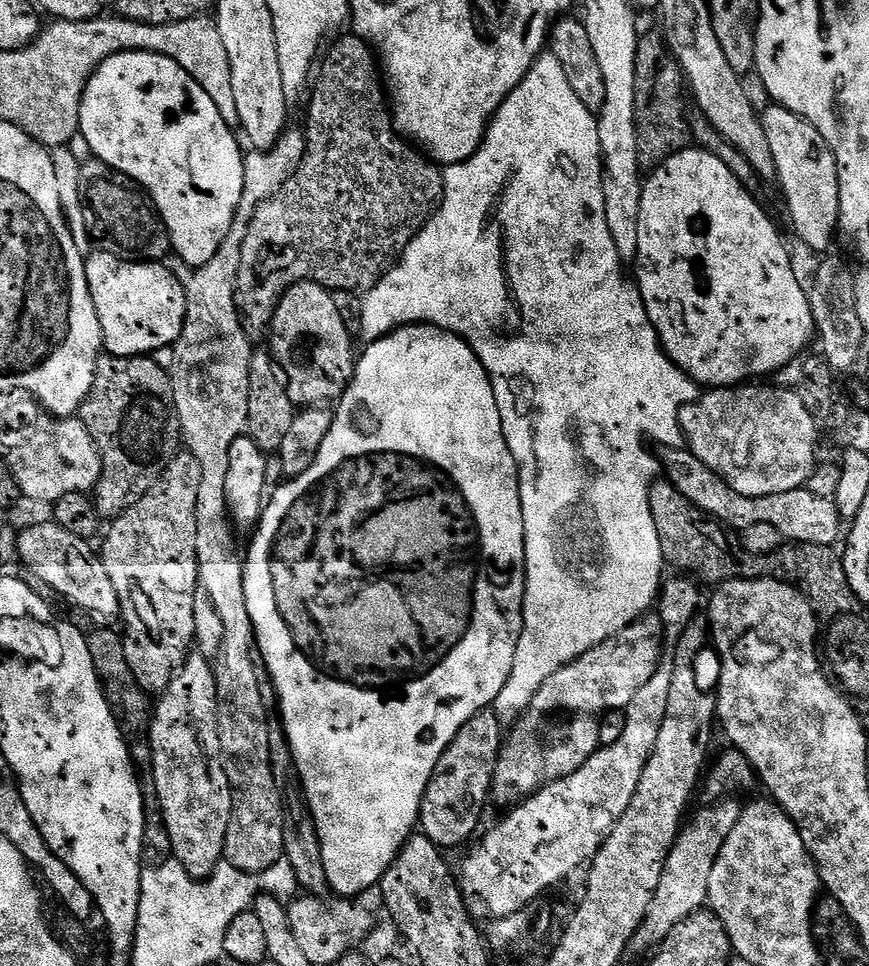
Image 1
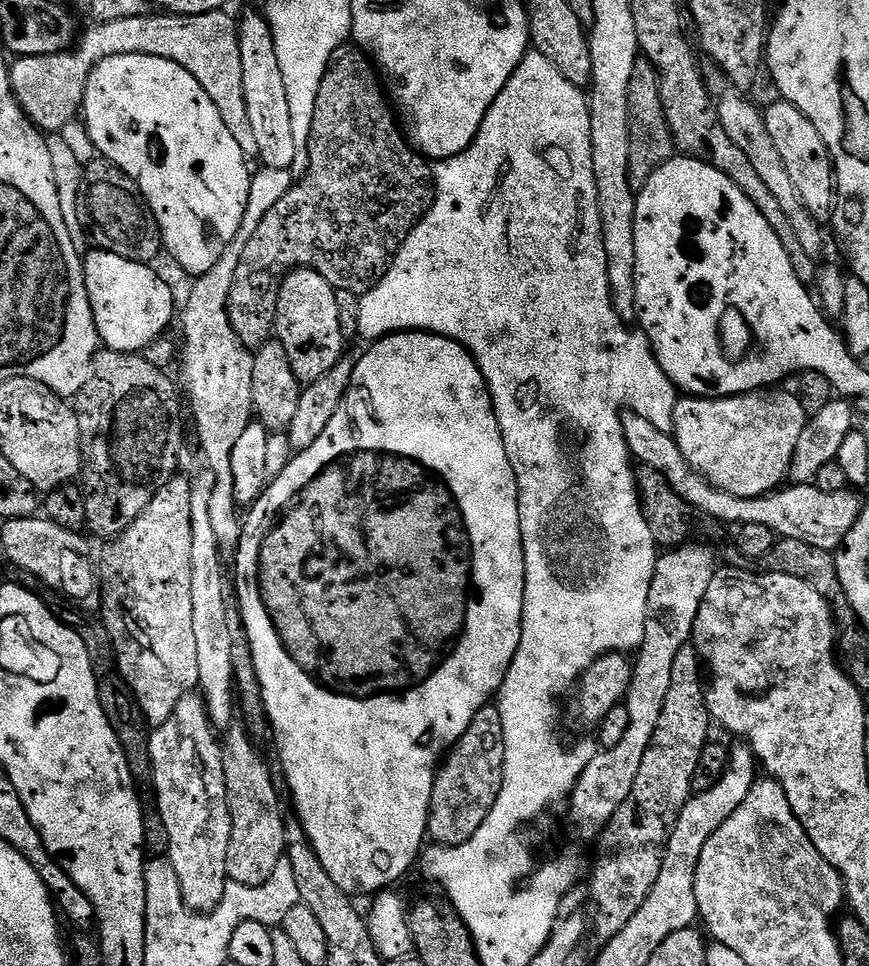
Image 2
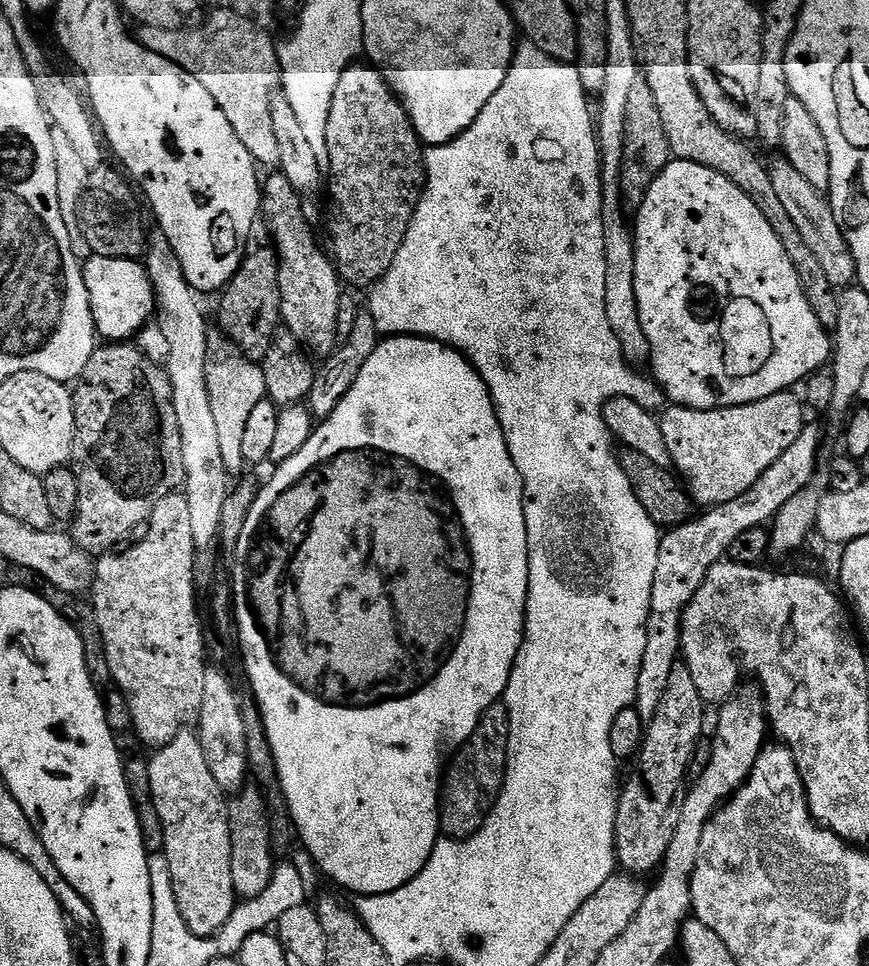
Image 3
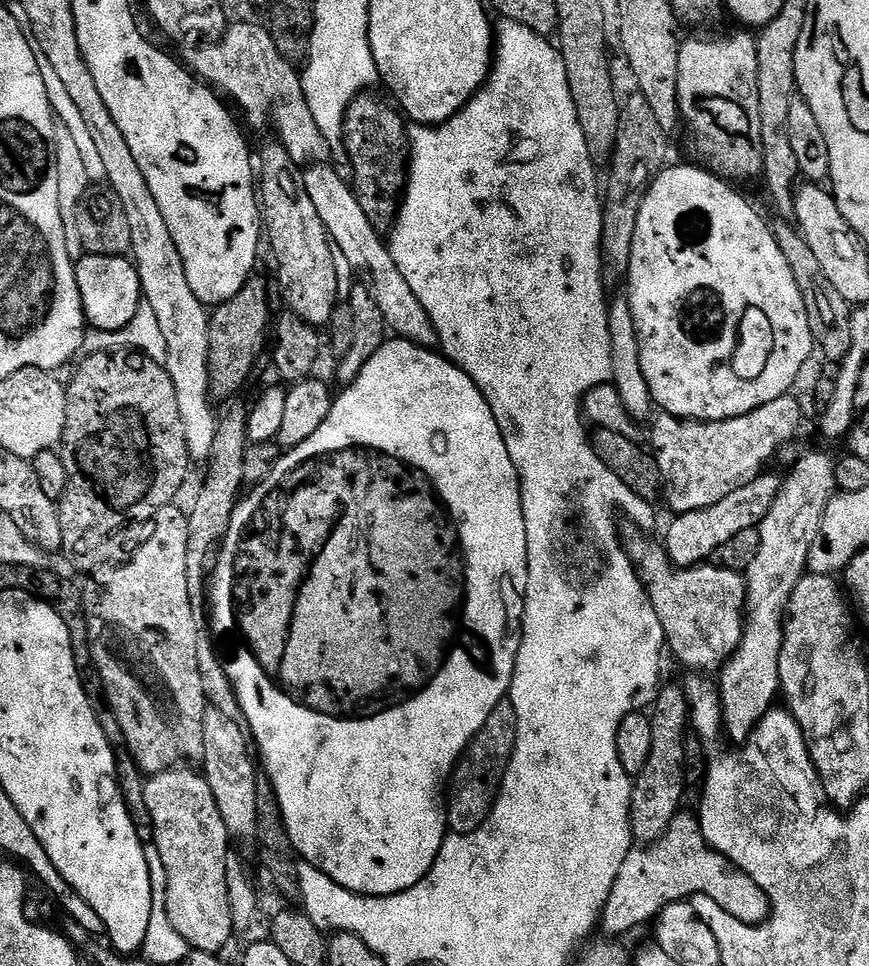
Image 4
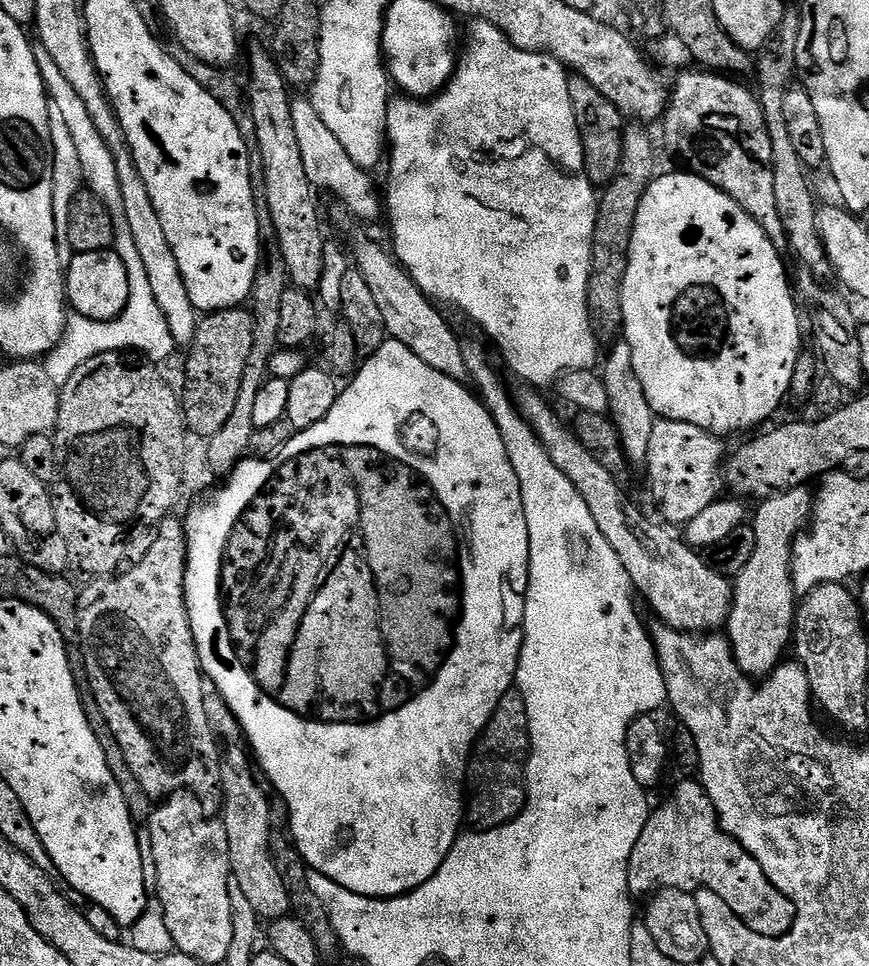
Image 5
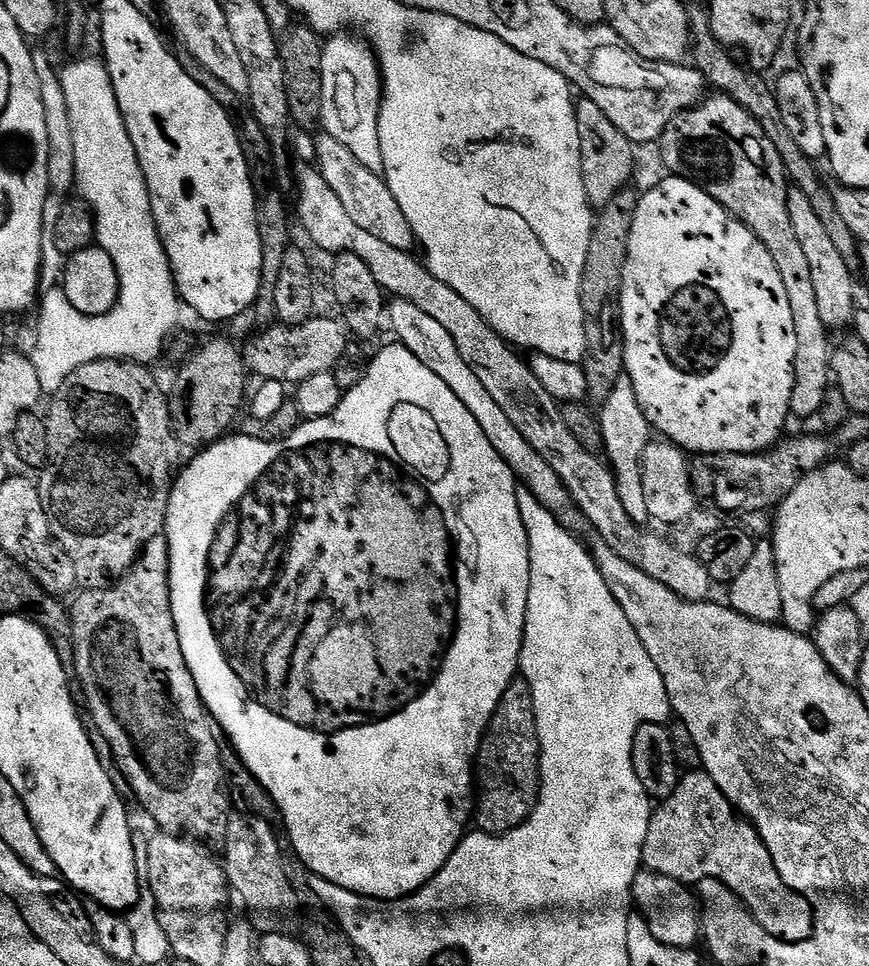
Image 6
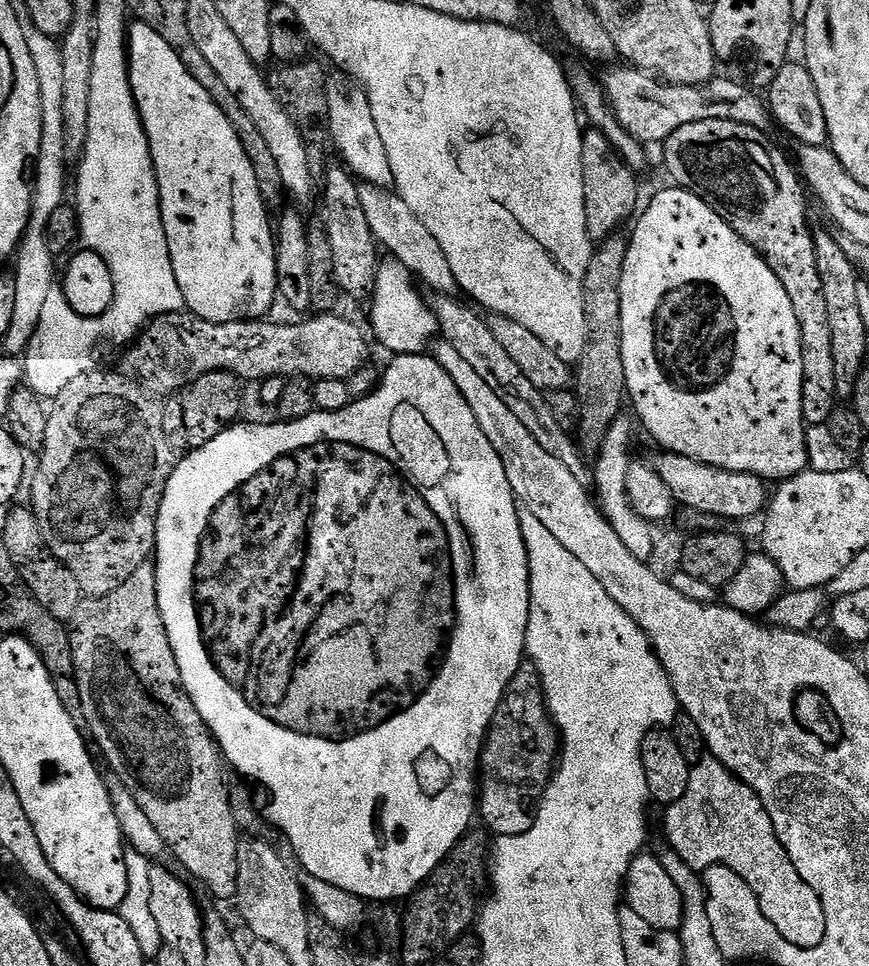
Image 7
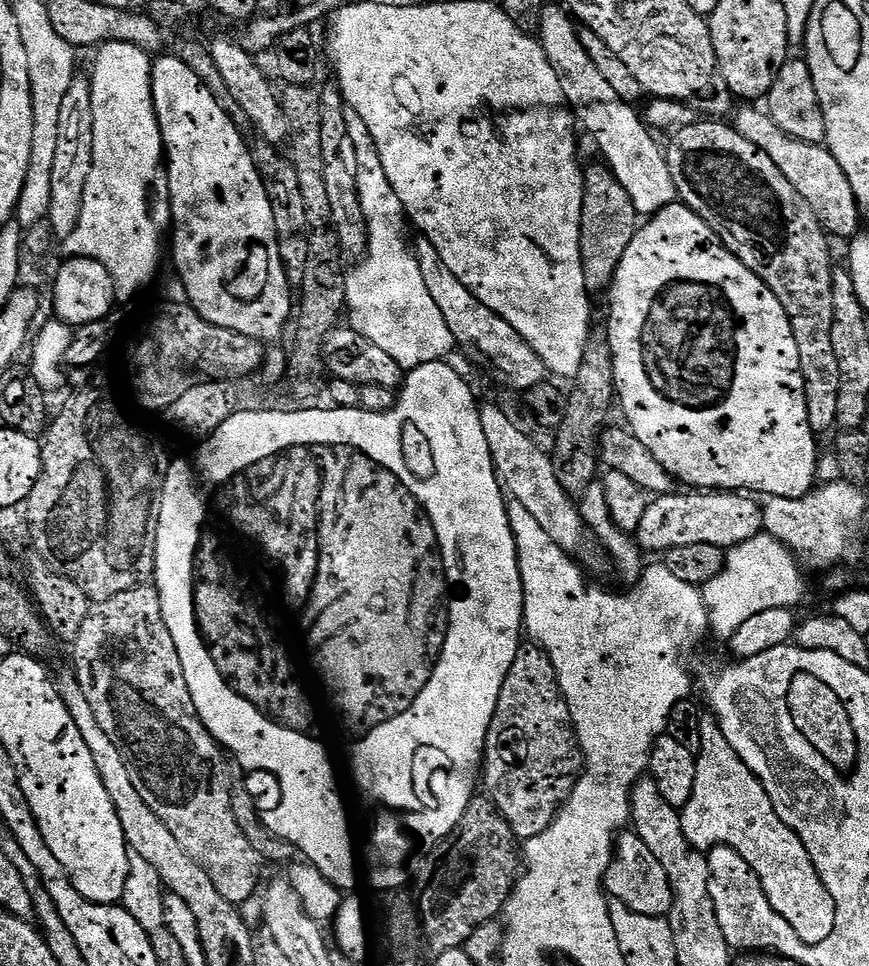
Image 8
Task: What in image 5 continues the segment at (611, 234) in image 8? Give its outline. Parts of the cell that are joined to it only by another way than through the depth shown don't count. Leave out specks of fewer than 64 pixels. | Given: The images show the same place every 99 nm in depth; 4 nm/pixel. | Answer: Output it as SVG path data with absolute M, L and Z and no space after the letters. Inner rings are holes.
M575 74L569 75L570 106L574 106L574 122L578 122L578 134L582 138L584 165L586 174L594 186L607 186L618 174L618 166L622 162L622 142L626 117L623 112L606 98L595 86L590 86L586 78Z

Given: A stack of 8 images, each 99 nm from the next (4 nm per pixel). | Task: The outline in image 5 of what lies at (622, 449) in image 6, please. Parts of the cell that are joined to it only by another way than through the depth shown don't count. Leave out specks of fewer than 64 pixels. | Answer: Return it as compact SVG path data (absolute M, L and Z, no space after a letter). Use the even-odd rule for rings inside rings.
M620 338L611 345L608 357L602 360L602 375L606 386L608 412L610 419L622 438L624 453L628 455L629 465L647 465L650 450L650 434L654 434L657 415L652 411L650 402L646 402L646 390L642 390L642 382L638 382L638 374L634 370L634 358L630 354L627 340Z

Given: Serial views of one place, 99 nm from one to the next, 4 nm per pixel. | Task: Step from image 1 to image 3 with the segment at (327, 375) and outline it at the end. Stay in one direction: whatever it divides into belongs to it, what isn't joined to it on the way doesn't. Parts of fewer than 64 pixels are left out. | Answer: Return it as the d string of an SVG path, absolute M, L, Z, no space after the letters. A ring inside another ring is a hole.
M275 174L262 184L262 220L272 231L271 243L278 257L280 287L280 318L283 327L298 338L298 342L313 357L327 358L336 351L336 323L342 299L342 281L329 253L320 249L308 220L304 217L301 193L283 174Z

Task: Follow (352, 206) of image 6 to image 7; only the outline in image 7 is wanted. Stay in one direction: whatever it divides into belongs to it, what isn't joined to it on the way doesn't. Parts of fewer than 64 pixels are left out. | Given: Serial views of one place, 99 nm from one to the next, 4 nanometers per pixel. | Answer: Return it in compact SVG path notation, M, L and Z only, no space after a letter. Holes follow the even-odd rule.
M361 183L358 190L358 199L362 202L362 211L366 214L366 222L370 224L372 237L376 240L377 245L391 259L397 260L406 270L414 274L415 279L421 285L426 284L433 288L433 293L441 296L456 296L458 289L454 270L450 270L450 261L446 258L442 246L438 246L438 238L422 226L418 214L402 202L402 198L396 195L395 191L379 188L377 184Z

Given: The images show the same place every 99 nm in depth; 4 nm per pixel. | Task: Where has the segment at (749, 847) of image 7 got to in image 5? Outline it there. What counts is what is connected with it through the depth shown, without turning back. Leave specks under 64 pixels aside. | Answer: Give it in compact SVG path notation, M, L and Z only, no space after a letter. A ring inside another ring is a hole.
M684 778L672 792L672 797L653 811L648 817L638 843L634 845L634 854L630 854L628 863L628 890L637 897L651 897L664 888L682 890L695 894L701 888L713 891L730 906L742 922L760 935L768 936L768 887L771 882L766 878L762 866L730 834L720 829L720 820L716 817L714 806L706 794L703 784L696 778Z

